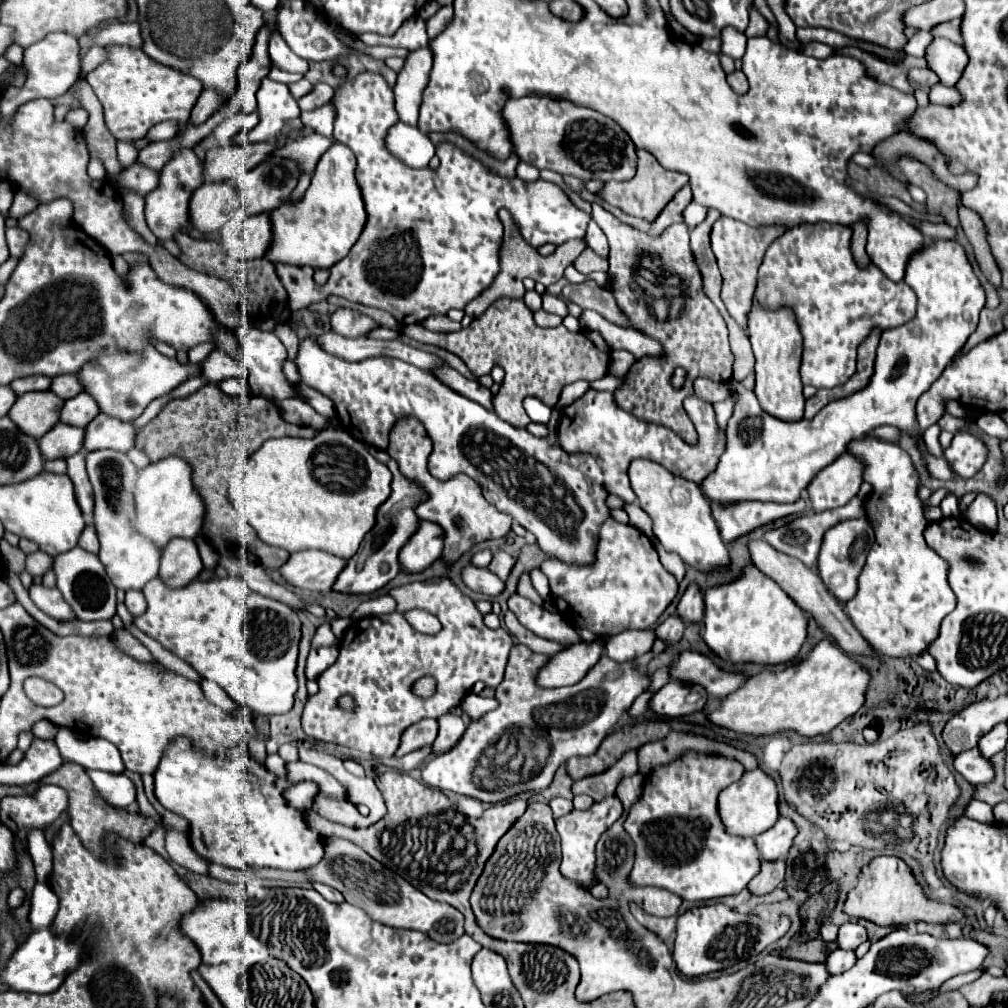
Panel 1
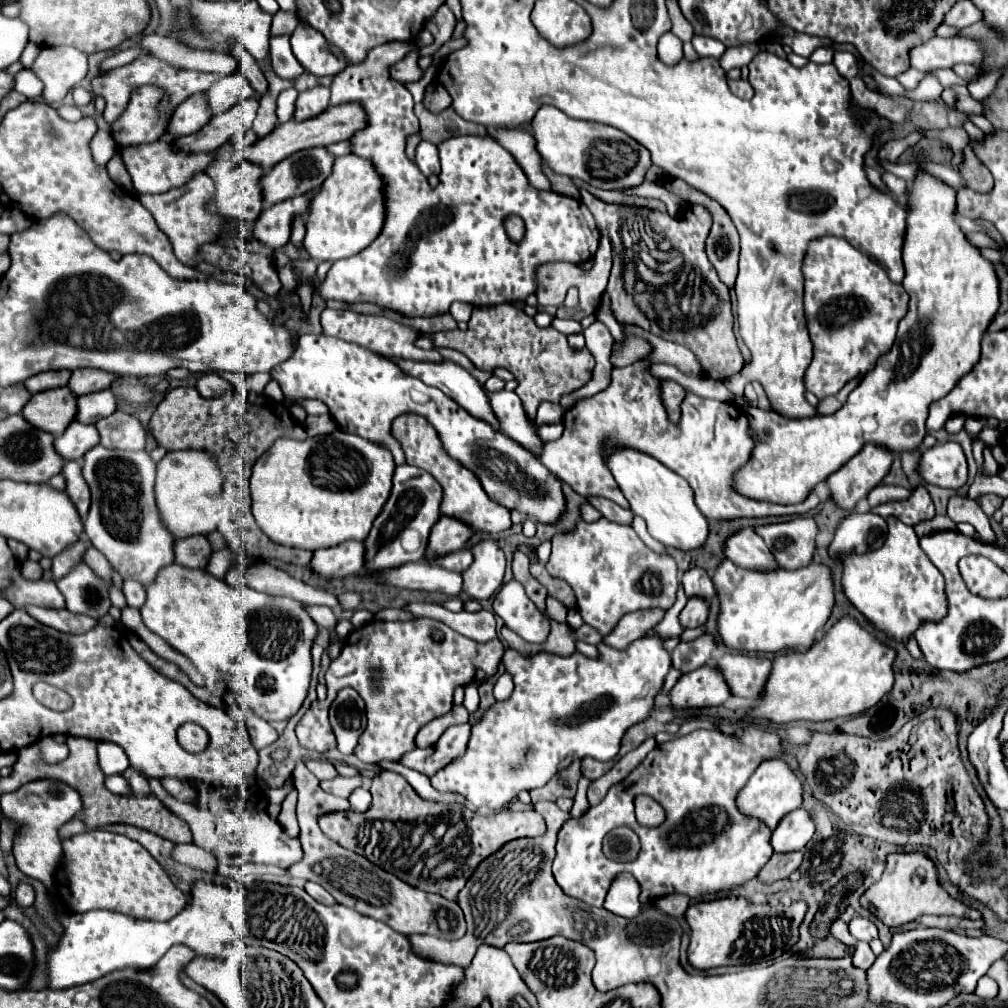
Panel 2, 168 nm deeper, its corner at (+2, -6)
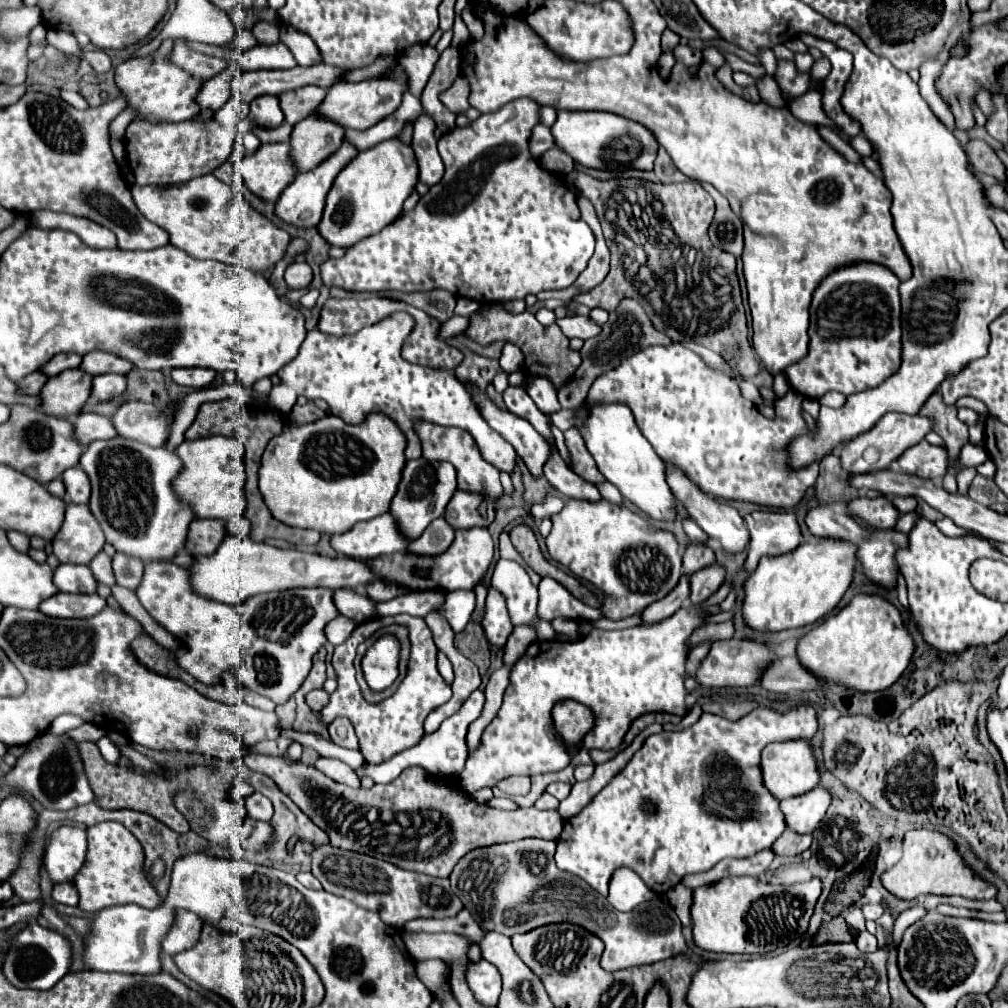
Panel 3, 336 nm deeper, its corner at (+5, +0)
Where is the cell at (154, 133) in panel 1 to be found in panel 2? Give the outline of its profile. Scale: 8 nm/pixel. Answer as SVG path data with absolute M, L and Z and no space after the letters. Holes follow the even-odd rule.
M206 93L192 95L190 99L186 99L176 107L168 133L190 135L200 131L210 119L212 119L212 109L208 107Z

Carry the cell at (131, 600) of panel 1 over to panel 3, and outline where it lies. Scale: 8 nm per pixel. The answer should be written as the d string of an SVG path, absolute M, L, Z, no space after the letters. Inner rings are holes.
M117 553L113 557L113 573L117 585L135 591L143 579L143 563L137 561L135 557L125 557L123 553Z

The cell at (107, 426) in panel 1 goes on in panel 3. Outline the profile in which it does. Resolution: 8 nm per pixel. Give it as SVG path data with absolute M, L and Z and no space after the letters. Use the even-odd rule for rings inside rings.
M129 401L111 415L113 427L119 437L141 441L151 447L163 447L169 435L167 417L153 405L143 401Z

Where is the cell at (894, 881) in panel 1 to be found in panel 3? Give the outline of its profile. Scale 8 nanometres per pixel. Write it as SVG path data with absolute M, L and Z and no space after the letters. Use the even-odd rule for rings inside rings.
M915 829L905 833L901 859L879 879L881 885L901 901L913 901L919 895L959 895L965 899L993 899L997 893L995 887L973 877L973 873L965 867L961 855L957 853L953 841L937 831L927 829Z

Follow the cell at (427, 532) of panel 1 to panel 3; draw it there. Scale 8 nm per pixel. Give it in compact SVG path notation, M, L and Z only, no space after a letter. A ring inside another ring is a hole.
M457 491L451 501L447 503L447 509L443 513L443 519L453 525L453 529L473 529L473 527L487 527L495 517L493 501L487 497L477 497L473 493L461 493Z

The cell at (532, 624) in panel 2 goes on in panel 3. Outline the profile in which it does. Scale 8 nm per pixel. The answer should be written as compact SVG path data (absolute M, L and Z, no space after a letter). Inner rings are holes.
M499 559L491 579L493 589L505 597L505 605L513 627L529 625L537 631L537 639L557 639L557 631L537 613L537 587L531 585L525 569L515 561Z

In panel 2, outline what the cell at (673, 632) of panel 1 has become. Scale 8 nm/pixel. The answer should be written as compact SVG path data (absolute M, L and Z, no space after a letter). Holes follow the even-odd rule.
M688 597L688 603L680 613L680 623L686 629L704 625L708 619L708 611L710 611L710 601L700 599L700 597Z

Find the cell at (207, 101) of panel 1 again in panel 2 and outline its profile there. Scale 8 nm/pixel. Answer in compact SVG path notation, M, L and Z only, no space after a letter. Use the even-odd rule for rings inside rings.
M236 71L232 75L220 77L210 89L208 89L208 103L214 111L214 115L220 115L234 107L240 99L258 99L252 85L248 85L248 79L242 75L242 71Z

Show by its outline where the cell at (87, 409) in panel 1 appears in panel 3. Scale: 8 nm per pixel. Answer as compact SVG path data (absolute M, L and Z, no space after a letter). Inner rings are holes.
M101 375L101 377L93 377L93 385L91 385L91 399L105 403L111 399L117 399L125 393L125 375Z

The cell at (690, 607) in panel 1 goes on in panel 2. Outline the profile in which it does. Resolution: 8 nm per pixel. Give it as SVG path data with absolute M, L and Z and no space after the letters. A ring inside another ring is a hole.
M694 567L694 569L688 569L684 575L682 575L682 587L686 591L688 597L704 597L704 599L712 599L716 589L714 589L714 583L712 583L712 577L700 569L700 567Z

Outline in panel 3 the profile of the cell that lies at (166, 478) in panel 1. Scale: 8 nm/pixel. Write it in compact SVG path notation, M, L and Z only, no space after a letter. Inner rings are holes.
M207 437L195 441L183 441L177 451L183 461L183 469L173 479L173 491L181 501L185 501L195 517L201 519L223 519L227 521L233 515L243 515L247 499L243 493L245 485L245 463L243 463L243 445L233 437ZM235 483L235 495L231 495L231 485Z

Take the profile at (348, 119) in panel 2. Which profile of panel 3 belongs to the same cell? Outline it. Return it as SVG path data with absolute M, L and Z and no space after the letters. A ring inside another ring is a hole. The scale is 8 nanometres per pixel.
M397 65L391 79L383 77L383 79L369 79L369 81L361 81L361 83L335 83L333 87L329 87L327 97L321 101L321 105L313 113L323 117L325 121L331 121L345 129L363 131L363 129L373 127L377 121L385 119L387 115L391 115L399 107L401 95L405 91L407 91L407 79L405 79L403 69Z

